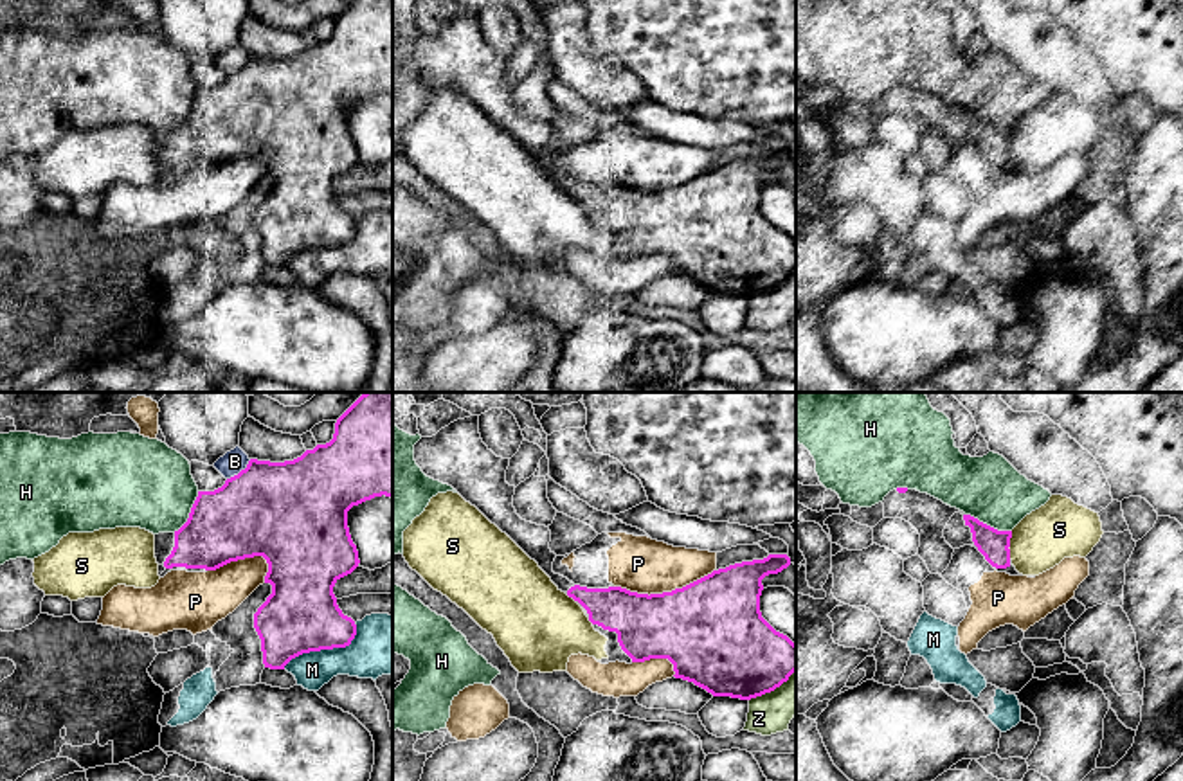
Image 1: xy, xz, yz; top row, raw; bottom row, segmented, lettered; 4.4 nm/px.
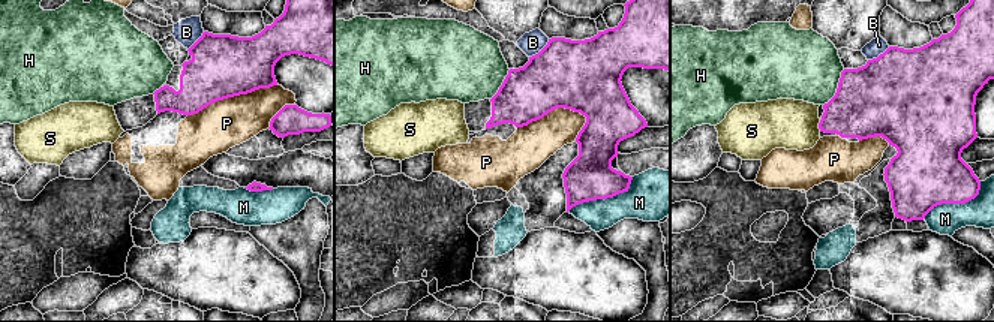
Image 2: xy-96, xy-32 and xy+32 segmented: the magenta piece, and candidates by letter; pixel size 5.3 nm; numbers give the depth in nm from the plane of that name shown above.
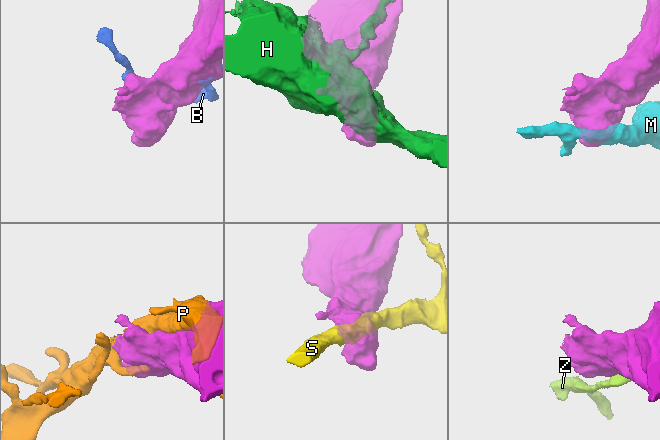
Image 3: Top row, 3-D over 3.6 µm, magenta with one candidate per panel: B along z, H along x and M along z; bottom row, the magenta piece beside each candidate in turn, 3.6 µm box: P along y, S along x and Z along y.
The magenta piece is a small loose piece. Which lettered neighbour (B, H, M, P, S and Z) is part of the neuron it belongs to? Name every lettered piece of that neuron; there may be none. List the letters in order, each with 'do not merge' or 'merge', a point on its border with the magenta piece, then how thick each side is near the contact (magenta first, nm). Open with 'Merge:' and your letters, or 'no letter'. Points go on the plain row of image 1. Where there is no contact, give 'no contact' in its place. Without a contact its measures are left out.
Merge: no letter
B: do not merge | xy (242, 67) | 440/100 nm
H: do not merge | yz (989, 123) | 140/300 nm
M: do not merge | xy (325, 245) | 340/260 nm
P: do not merge | xz (663, 189) | 420/260 nm
S: do not merge | yz (1009, 143) | 140/260 nm
Z: do not merge | xz (773, 287) | 400/180 nm

